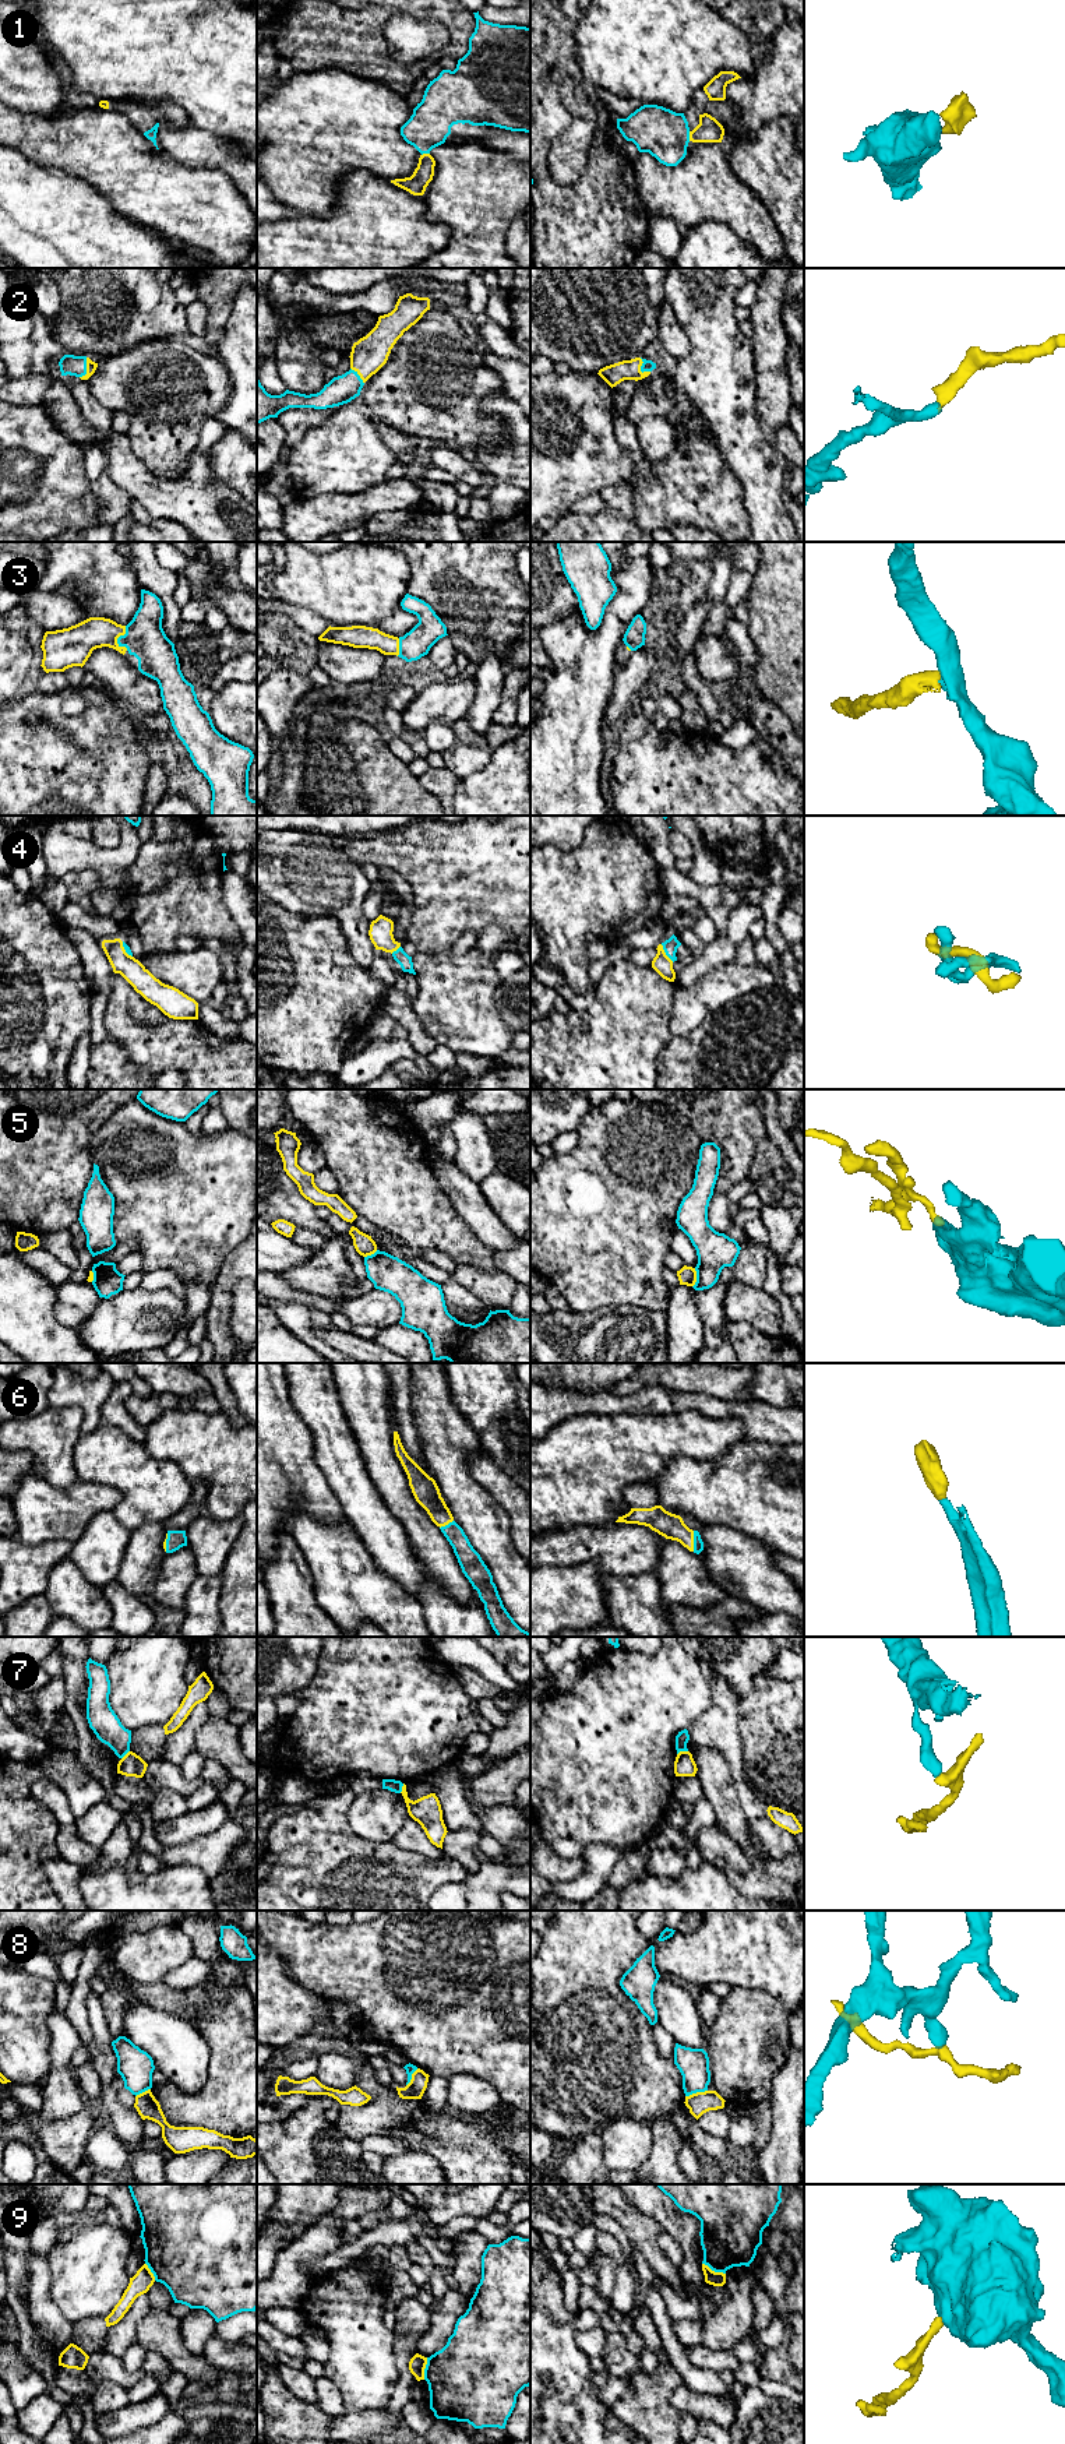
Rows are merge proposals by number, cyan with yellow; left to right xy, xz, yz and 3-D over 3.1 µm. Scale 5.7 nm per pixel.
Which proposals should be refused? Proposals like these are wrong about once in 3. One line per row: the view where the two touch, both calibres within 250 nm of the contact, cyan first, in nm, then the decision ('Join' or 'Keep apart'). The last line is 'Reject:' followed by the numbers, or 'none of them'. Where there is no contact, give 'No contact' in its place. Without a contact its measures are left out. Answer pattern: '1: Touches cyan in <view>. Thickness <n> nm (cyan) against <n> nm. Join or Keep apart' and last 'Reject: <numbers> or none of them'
1: Touches cyan in yz. Thickness 280 nm (cyan) against 140 nm. Join
2: Touches cyan in xy. Thickness 120 nm (cyan) against 60 nm. Join
3: Touches cyan in xy. Thickness 240 nm (cyan) against 200 nm. Join
4: Touches cyan in yz. Thickness 90 nm (cyan) against 110 nm. Join
5: Touches cyan in yz. Thickness 220 nm (cyan) against 110 nm. Keep apart
6: Touches cyan in yz. Thickness 60 nm (cyan) against 140 nm. Join
7: Touches cyan in yz. Thickness 80 nm (cyan) against 130 nm. Keep apart
8: Touches cyan in yz. Thickness 180 nm (cyan) against 130 nm. Keep apart
9: Touches cyan in yz. Thickness 360 nm (cyan) against 80 nm. Keep apart
Reject: 5, 7, 8, 9

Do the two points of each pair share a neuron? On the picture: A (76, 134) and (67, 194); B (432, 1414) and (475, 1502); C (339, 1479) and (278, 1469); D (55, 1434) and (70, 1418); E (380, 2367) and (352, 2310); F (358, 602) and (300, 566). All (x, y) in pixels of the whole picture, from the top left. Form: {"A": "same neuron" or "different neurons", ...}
{"A": "different neurons", "B": "same neuron", "C": "different neurons", "D": "same neuron", "E": "same neuron", "F": "same neuron"}

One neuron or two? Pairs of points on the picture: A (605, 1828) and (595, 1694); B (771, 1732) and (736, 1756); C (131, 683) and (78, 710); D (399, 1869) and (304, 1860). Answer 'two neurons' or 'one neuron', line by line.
A: one neuron
B: two neurons
C: two neurons
D: one neuron

